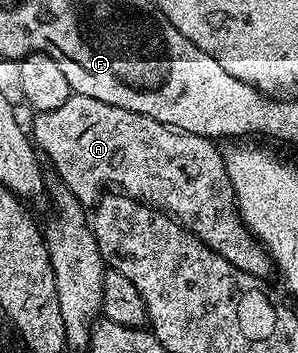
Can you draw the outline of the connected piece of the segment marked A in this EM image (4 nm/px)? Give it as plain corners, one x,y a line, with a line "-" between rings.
79,93
71,95
68,103
56,107
56,111
35,114
33,119
30,131
34,143
45,158
47,155
54,164
54,169
62,180
59,182
72,195
76,195
83,207
93,206
113,187
141,204
152,205
155,209
170,214
183,229
187,229
192,236
199,237
209,249
216,251
216,255
228,259
228,263
254,277
269,278
269,273
272,273
270,253
242,222
232,183
228,179
226,158
223,150
218,150
211,138
173,129
164,123
156,123
156,119
148,119
148,115
124,111
124,107
112,107
108,103
100,103
100,99
88,99
88,95

